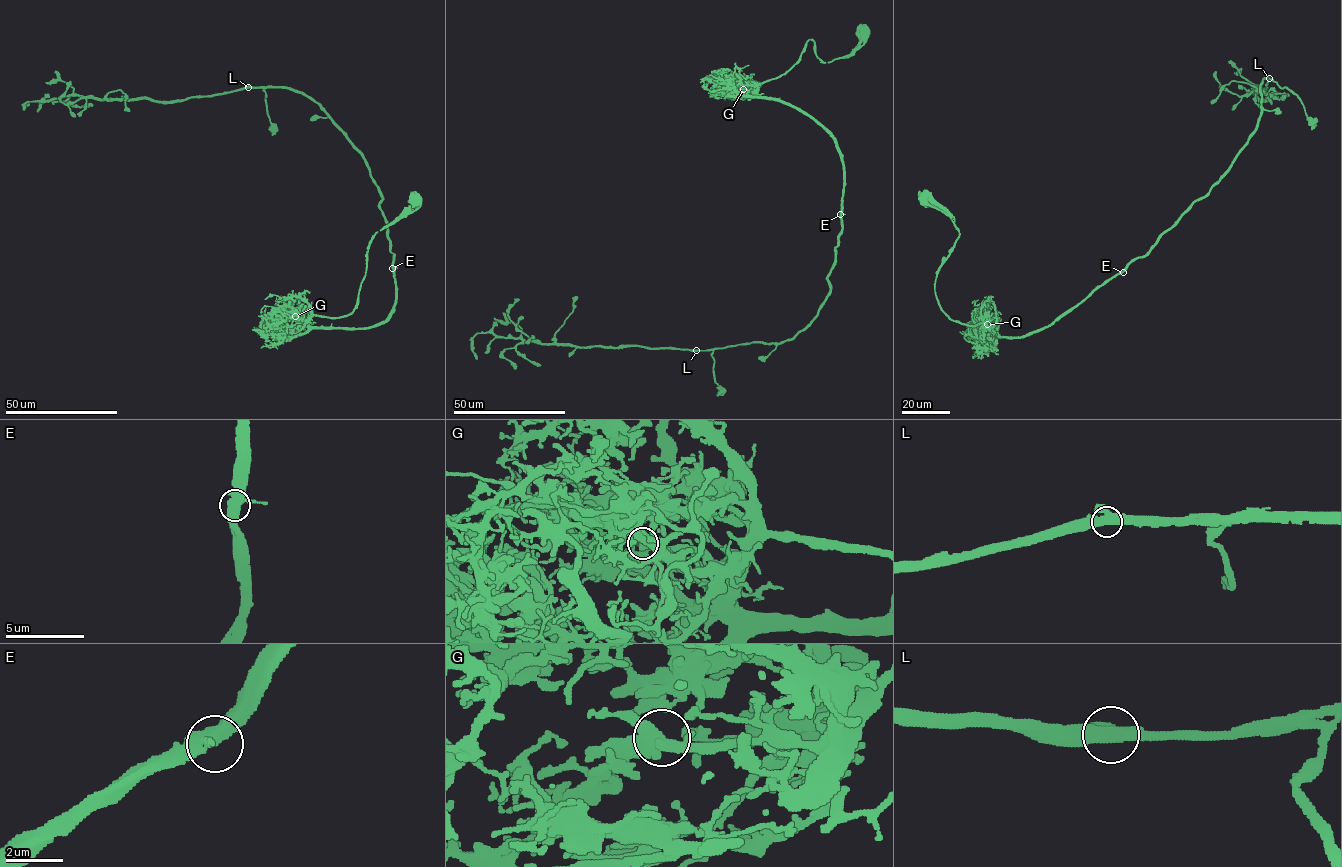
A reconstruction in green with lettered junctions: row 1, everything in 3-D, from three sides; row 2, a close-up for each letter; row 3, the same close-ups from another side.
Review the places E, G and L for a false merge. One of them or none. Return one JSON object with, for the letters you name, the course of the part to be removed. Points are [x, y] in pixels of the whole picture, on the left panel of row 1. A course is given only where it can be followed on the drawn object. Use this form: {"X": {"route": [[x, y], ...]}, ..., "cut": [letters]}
{"cut": []}

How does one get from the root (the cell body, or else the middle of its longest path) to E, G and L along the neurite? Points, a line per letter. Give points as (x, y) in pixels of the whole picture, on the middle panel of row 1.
E: (862, 28), (846, 57), (825, 63), (809, 39), (756, 92), (798, 108), (834, 139), (840, 214)
G: (862, 28), (860, 44), (846, 57), (824, 63), (809, 39), (799, 59), (784, 73), (755, 89), (743, 89)
L: (862, 28), (825, 63), (809, 39), (756, 92), (811, 116), (842, 159), (827, 298), (790, 339), (696, 350)

